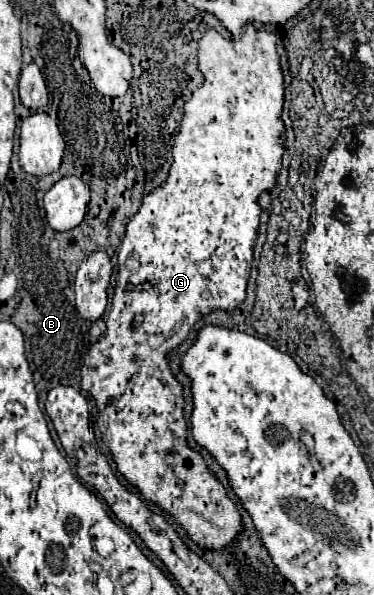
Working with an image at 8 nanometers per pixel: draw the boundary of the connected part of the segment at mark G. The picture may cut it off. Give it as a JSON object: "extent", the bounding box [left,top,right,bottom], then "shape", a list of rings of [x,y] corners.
{"extent":[82,25,284,551],"shape":[[[248,25],[248,29],[244,31],[244,35],[240,39],[224,39],[216,29],[208,29],[204,33],[204,37],[198,43],[198,53],[202,53],[198,57],[198,69],[204,77],[202,85],[198,87],[198,97],[192,95],[192,99],[188,99],[188,103],[184,103],[184,117],[180,123],[180,131],[174,135],[174,145],[172,145],[172,157],[174,163],[170,165],[168,171],[168,179],[164,181],[164,185],[160,185],[156,191],[150,191],[144,199],[142,205],[138,209],[136,215],[132,215],[126,223],[126,231],[124,231],[124,239],[122,245],[118,249],[118,275],[116,275],[116,287],[114,287],[114,297],[112,297],[112,309],[110,309],[110,317],[106,323],[106,333],[99,337],[96,343],[92,343],[92,347],[88,349],[88,355],[84,357],[84,365],[82,365],[82,391],[86,391],[88,395],[94,397],[96,405],[98,405],[98,429],[102,433],[102,441],[104,445],[110,449],[112,459],[116,463],[116,469],[126,477],[126,481],[130,485],[134,485],[148,501],[156,503],[158,507],[162,507],[168,515],[174,517],[174,521],[188,533],[188,537],[200,547],[200,549],[210,549],[210,551],[222,551],[224,547],[228,547],[228,543],[236,541],[236,535],[240,535],[240,531],[244,531],[242,525],[242,517],[234,505],[234,501],[226,495],[224,485],[216,479],[216,475],[208,469],[204,457],[188,447],[186,441],[186,417],[184,417],[184,391],[182,385],[178,383],[178,379],[174,377],[174,373],[170,371],[170,353],[174,353],[180,343],[190,335],[190,329],[194,327],[194,323],[210,313],[210,311],[234,311],[240,307],[240,303],[246,299],[246,285],[248,285],[248,277],[250,277],[250,261],[252,261],[252,253],[254,253],[254,245],[256,245],[256,237],[258,237],[258,229],[260,229],[260,205],[258,199],[264,191],[274,189],[276,187],[276,179],[280,173],[280,165],[282,165],[282,155],[284,155],[284,121],[282,121],[282,101],[284,101],[284,79],[282,79],[282,71],[280,71],[280,57],[276,53],[276,41],[280,39],[278,33],[270,33],[266,29],[260,29],[256,25]]]}

